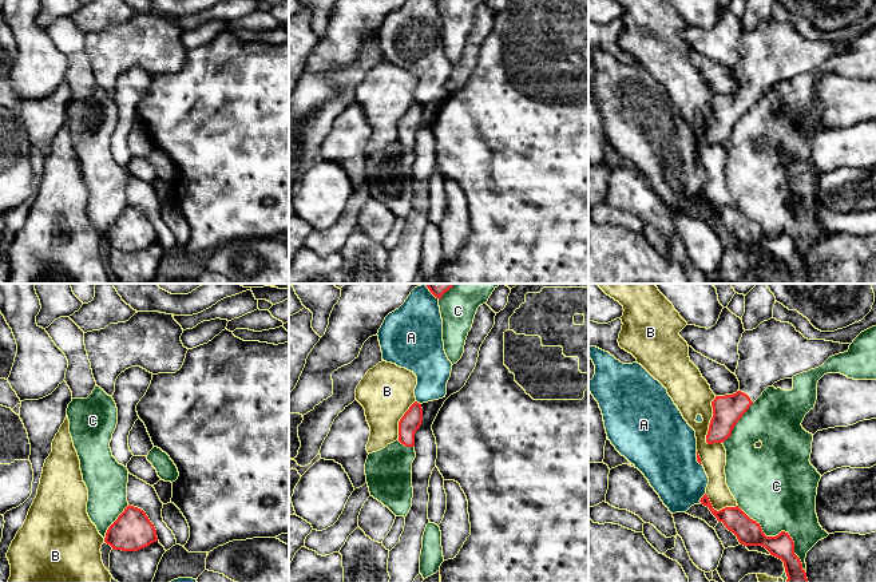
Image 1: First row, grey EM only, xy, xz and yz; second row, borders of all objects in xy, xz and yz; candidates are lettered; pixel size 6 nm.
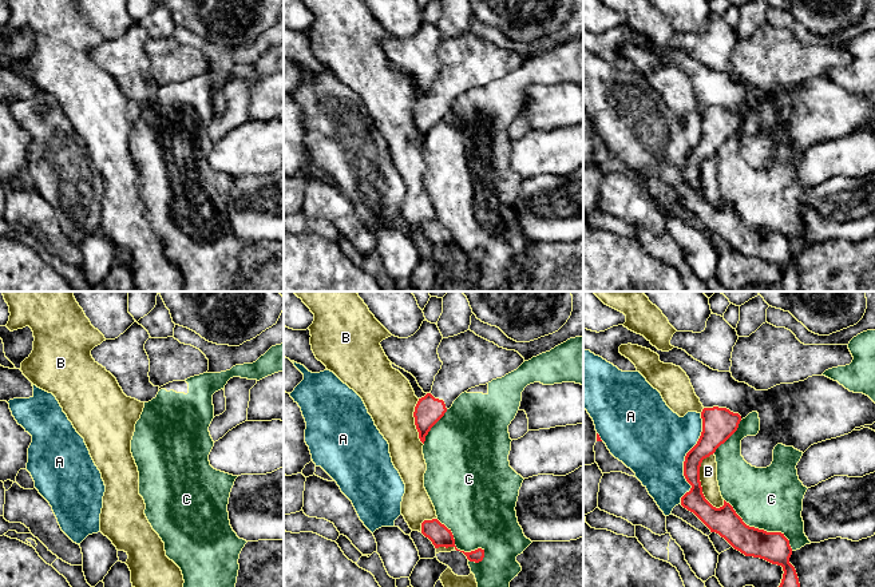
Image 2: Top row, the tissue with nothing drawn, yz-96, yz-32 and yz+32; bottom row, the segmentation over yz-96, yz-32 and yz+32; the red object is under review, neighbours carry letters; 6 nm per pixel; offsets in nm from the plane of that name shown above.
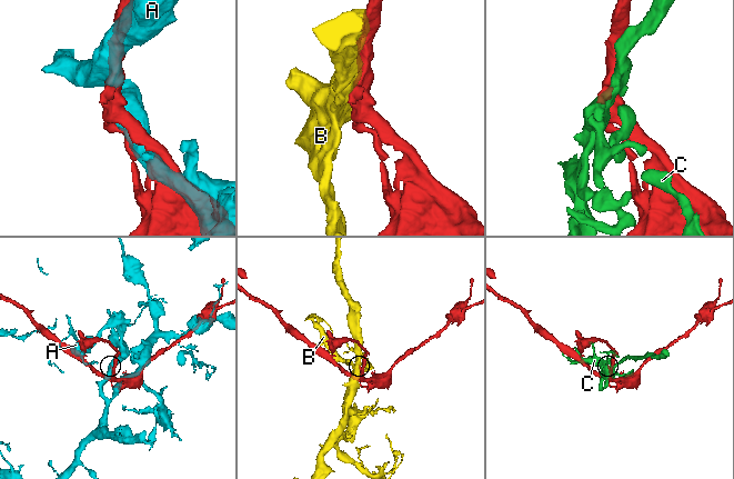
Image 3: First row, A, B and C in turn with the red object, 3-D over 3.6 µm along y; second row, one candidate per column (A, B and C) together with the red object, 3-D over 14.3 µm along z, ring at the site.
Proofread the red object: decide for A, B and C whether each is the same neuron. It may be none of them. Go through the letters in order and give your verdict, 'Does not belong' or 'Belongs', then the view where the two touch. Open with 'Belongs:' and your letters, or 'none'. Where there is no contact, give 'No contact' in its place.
Belongs: none
A: Does not belong. Touches red in yz
B: Does not belong. Touches red in yz
C: Does not belong. Touches red in yz

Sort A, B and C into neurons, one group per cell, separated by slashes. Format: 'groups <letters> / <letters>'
groups A / B / C

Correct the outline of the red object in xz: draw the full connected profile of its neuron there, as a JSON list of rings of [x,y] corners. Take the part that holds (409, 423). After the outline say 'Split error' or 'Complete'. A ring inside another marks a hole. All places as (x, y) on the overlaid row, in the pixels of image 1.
[[[415,401],[399,421],[399,442],[405,447],[415,447],[415,433],[423,421],[421,404]]]. Complete

